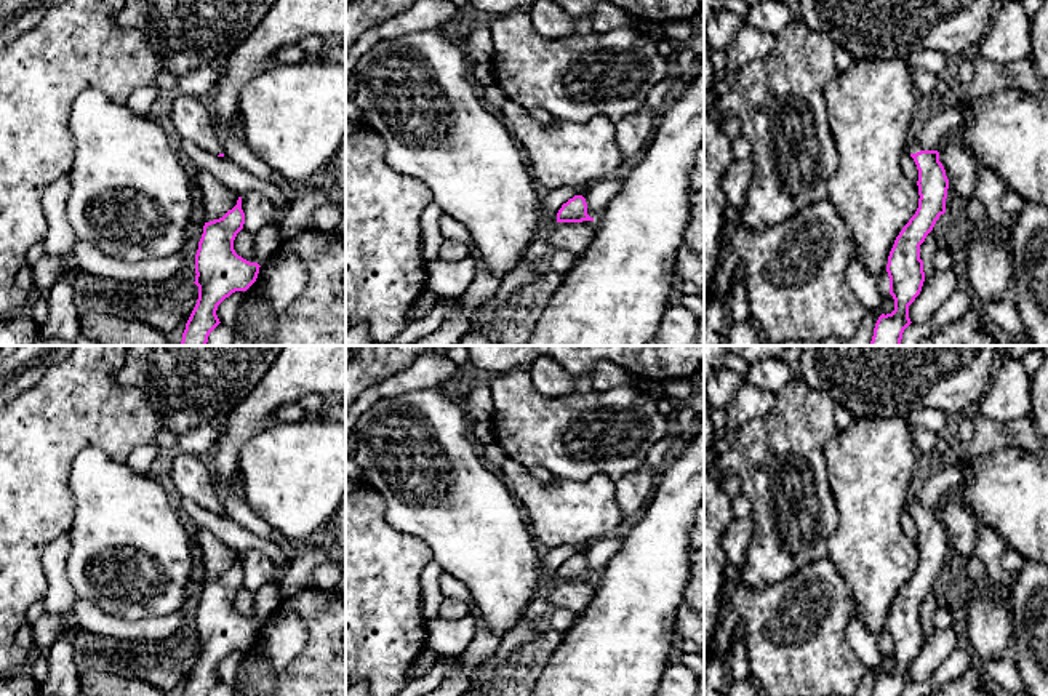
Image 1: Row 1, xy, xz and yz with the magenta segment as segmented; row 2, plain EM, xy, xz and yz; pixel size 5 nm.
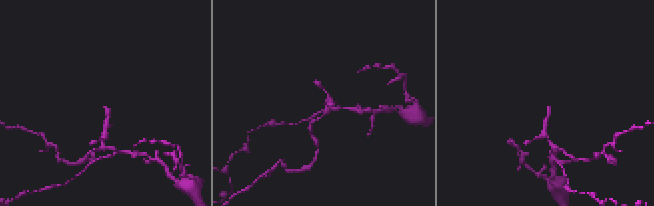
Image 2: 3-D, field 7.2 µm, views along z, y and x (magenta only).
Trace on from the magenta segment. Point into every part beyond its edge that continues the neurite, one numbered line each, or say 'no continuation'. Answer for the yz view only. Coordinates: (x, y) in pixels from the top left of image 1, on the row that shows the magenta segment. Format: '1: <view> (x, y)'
1: yz (912, 146)

